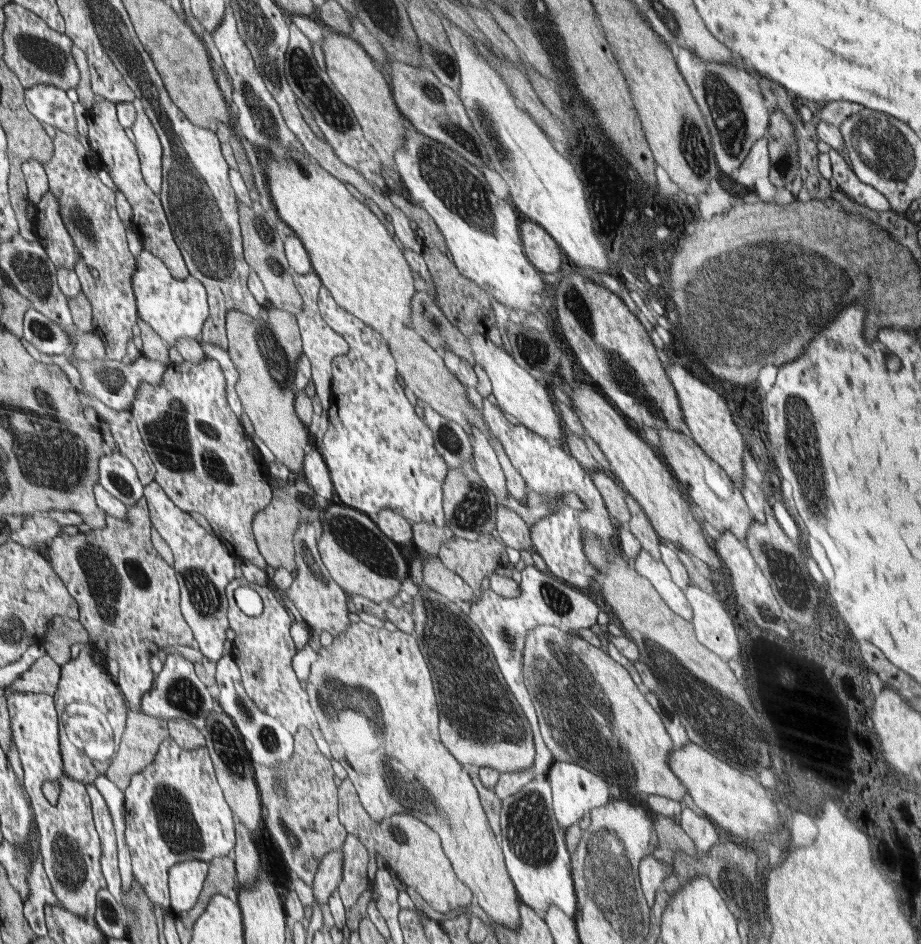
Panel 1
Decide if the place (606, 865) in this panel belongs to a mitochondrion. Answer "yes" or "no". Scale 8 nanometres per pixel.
yes

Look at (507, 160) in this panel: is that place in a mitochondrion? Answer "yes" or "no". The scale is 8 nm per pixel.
yes

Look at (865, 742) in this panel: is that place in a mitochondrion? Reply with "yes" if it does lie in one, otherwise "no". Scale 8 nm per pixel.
no

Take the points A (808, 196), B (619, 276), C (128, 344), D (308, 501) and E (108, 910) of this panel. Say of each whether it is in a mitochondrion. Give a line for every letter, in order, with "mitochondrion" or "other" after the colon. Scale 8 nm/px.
A: other
B: other
C: other
D: mitochondrion
E: mitochondrion

